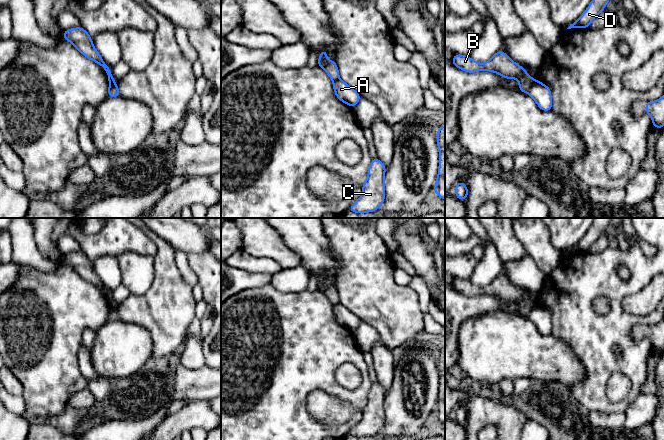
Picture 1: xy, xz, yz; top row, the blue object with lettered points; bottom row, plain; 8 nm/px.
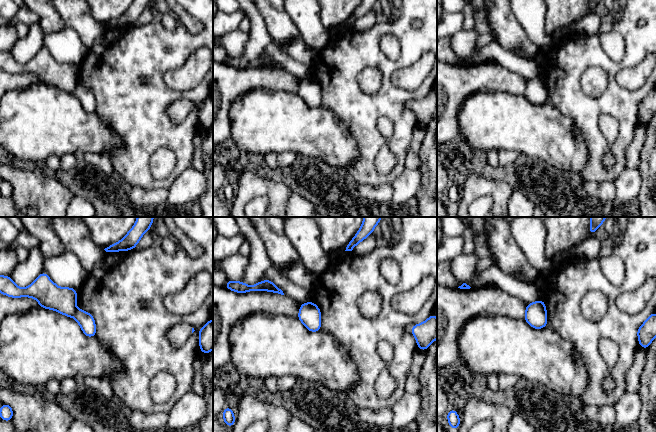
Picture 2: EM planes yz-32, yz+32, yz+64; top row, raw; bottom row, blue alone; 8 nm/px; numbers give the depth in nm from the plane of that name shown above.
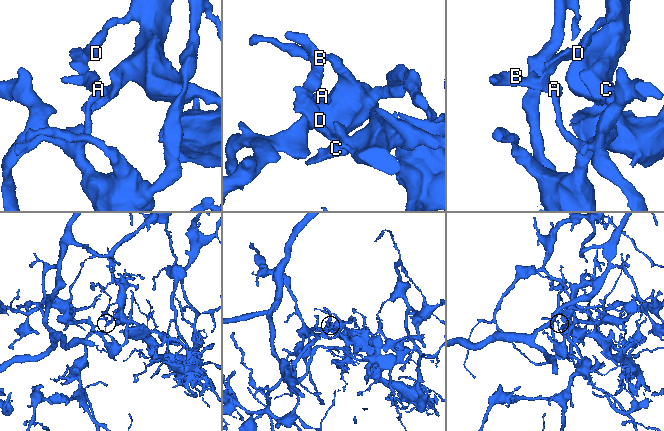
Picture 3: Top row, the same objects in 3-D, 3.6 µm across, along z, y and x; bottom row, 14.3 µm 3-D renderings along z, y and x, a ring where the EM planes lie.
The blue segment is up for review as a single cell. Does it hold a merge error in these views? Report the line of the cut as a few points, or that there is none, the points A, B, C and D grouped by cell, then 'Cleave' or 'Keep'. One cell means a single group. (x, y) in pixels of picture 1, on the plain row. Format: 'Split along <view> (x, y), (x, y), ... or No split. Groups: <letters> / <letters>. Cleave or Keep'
Split along yz (533, 304), (527, 316). Groups: A / B C D. Cleave

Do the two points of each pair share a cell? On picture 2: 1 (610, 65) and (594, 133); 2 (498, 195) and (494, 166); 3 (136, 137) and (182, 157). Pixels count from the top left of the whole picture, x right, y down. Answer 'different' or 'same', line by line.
1: same
2: different
3: same

